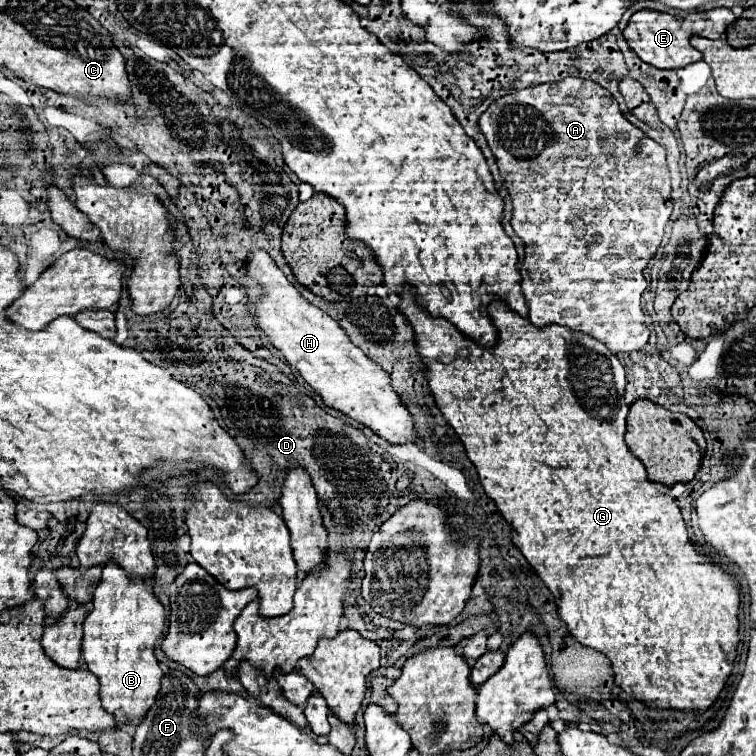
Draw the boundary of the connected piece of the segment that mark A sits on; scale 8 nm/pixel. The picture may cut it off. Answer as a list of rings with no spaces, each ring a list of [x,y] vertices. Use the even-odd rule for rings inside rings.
[[[566,77],[558,83],[542,83],[536,87],[528,87],[516,93],[510,93],[506,97],[496,99],[480,117],[480,129],[496,157],[500,175],[504,179],[504,185],[512,197],[514,211],[512,211],[512,227],[516,235],[526,245],[526,259],[522,263],[522,291],[530,309],[530,323],[536,327],[544,325],[564,325],[574,331],[592,335],[594,339],[602,341],[614,355],[628,353],[644,347],[650,339],[650,331],[646,327],[644,311],[640,297],[646,291],[648,283],[642,275],[648,261],[656,255],[656,249],[660,247],[664,227],[672,213],[672,201],[670,201],[670,173],[666,165],[666,153],[664,147],[660,147],[656,141],[646,137],[640,129],[636,129],[618,109],[616,99],[598,83],[578,79],[578,77]]]

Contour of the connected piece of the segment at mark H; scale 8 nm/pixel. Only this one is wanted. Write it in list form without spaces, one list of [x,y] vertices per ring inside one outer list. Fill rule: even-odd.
[[[256,249],[250,253],[246,259],[246,275],[254,277],[264,289],[264,297],[256,303],[260,329],[268,335],[272,345],[282,351],[286,361],[298,369],[302,379],[322,397],[326,407],[370,427],[378,437],[392,445],[416,441],[414,421],[398,393],[392,389],[388,373],[368,359],[328,313],[308,303],[266,251]]]

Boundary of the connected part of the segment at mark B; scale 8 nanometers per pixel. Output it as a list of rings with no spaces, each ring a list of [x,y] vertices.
[[[114,563],[102,569],[102,581],[96,587],[92,603],[94,609],[84,621],[82,661],[100,681],[102,707],[122,725],[140,723],[156,701],[164,675],[154,655],[154,643],[166,623],[164,607],[142,579],[130,579]]]

